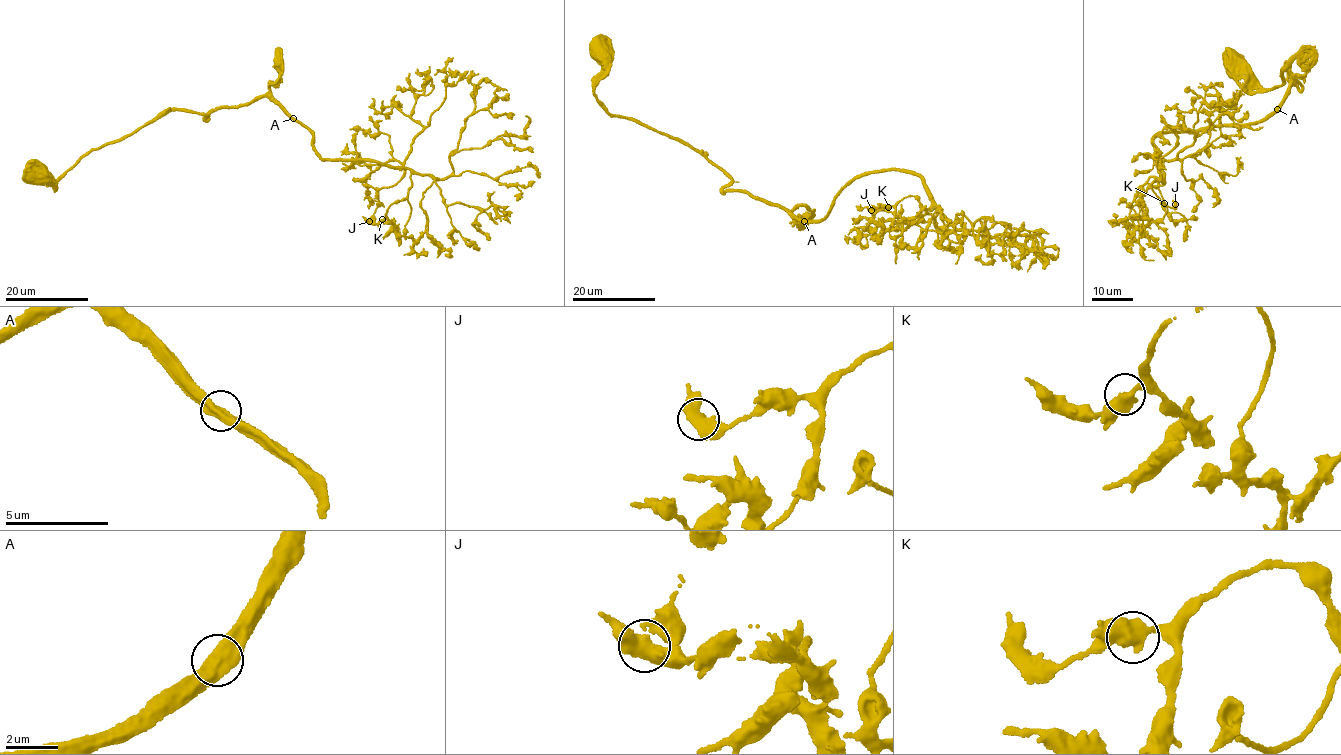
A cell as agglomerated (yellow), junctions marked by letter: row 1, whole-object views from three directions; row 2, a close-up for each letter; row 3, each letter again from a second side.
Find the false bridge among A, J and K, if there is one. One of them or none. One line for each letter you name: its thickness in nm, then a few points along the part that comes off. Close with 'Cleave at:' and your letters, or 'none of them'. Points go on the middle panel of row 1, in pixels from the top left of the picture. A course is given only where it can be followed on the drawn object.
Cleave at: none of them

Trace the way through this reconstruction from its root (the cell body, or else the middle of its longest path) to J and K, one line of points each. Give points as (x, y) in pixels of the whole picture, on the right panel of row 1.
J: (1234, 62), (1269, 89), (1288, 65), (1301, 90), (1289, 82), (1260, 120), (1152, 140), (1150, 186), (1175, 204)
K: (1234, 62), (1269, 89), (1288, 65), (1301, 90), (1289, 82), (1260, 120), (1152, 140), (1164, 203)

